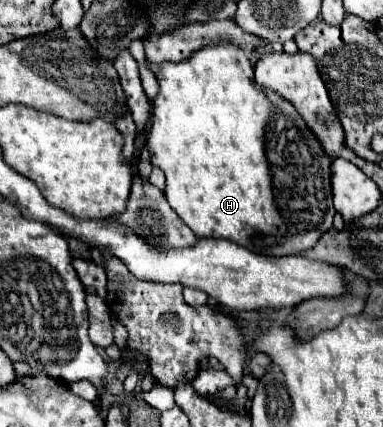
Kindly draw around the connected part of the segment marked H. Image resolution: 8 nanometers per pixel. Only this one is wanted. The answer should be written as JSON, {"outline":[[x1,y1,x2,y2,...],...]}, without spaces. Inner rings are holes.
{"outline":[[229,43,211,45,181,63,161,65,157,79,161,89,153,101,147,147,151,163,167,175,165,197,185,225,201,239,235,239,249,251,271,257,299,255,315,247,319,237,333,227,333,159,325,155,289,101,257,87,245,53]]}

